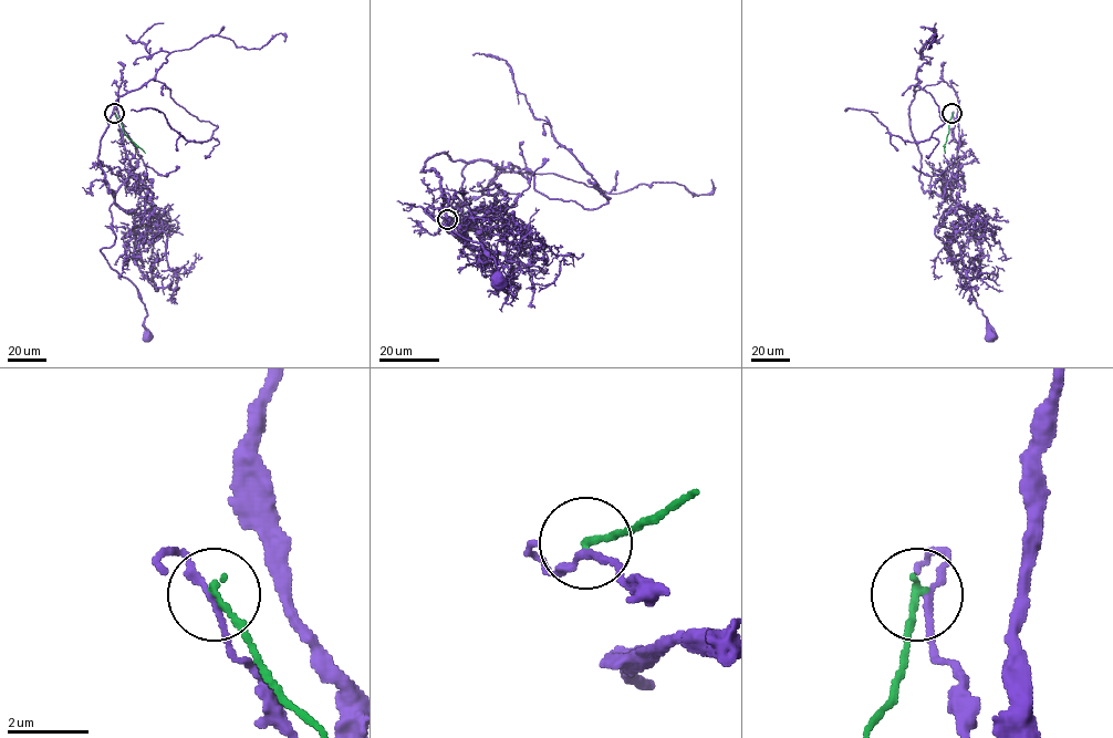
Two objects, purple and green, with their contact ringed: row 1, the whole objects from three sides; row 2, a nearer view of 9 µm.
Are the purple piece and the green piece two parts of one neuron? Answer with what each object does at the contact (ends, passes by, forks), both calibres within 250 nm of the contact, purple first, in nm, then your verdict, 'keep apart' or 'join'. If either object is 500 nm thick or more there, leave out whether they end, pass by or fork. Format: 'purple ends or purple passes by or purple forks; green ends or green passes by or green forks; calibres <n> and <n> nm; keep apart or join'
purple passes by; green ends; calibres 130 and 180 nm; keep apart

